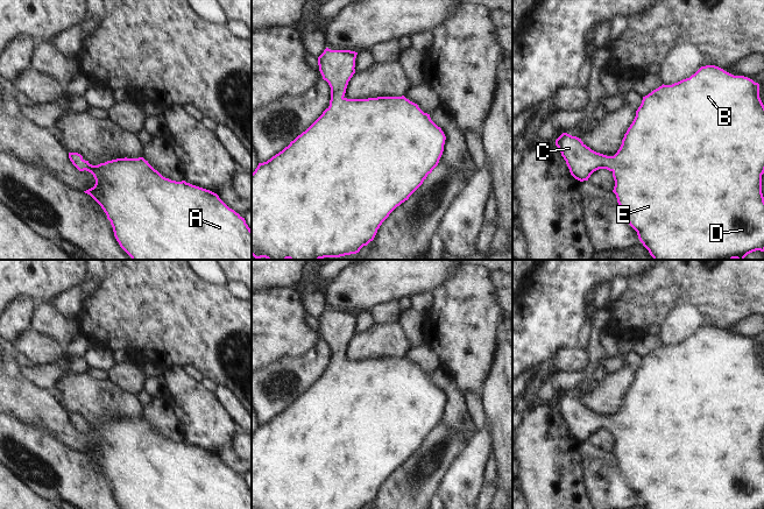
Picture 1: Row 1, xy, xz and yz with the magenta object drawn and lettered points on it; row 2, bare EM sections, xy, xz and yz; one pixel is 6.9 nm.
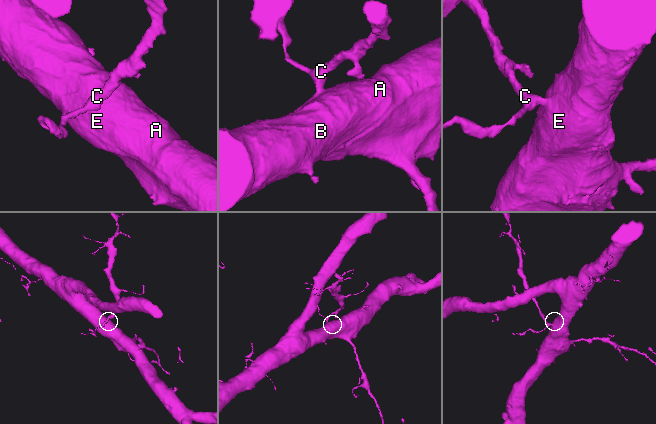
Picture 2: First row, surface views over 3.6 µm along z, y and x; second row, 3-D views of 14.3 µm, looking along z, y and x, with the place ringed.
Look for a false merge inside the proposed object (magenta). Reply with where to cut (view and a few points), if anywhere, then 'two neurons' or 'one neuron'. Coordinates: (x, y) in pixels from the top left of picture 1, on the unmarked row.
cut none; one neuron

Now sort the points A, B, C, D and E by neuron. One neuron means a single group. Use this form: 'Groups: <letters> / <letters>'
Groups: A B C D E

